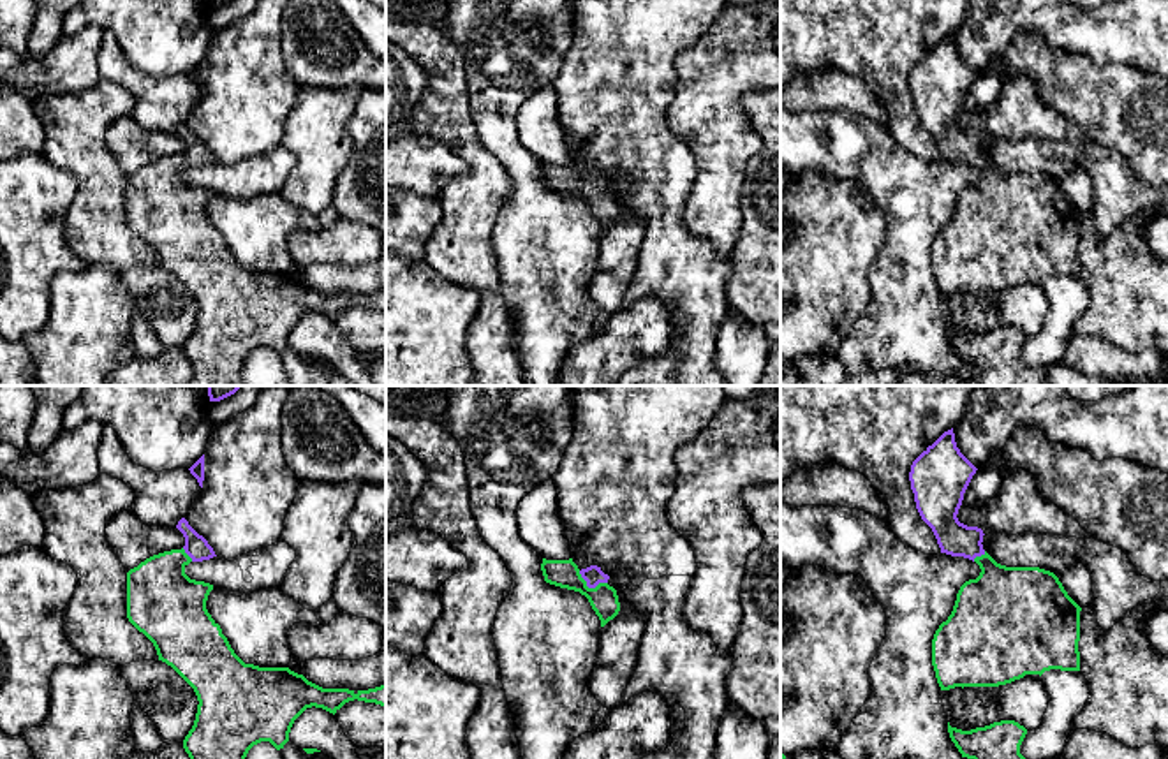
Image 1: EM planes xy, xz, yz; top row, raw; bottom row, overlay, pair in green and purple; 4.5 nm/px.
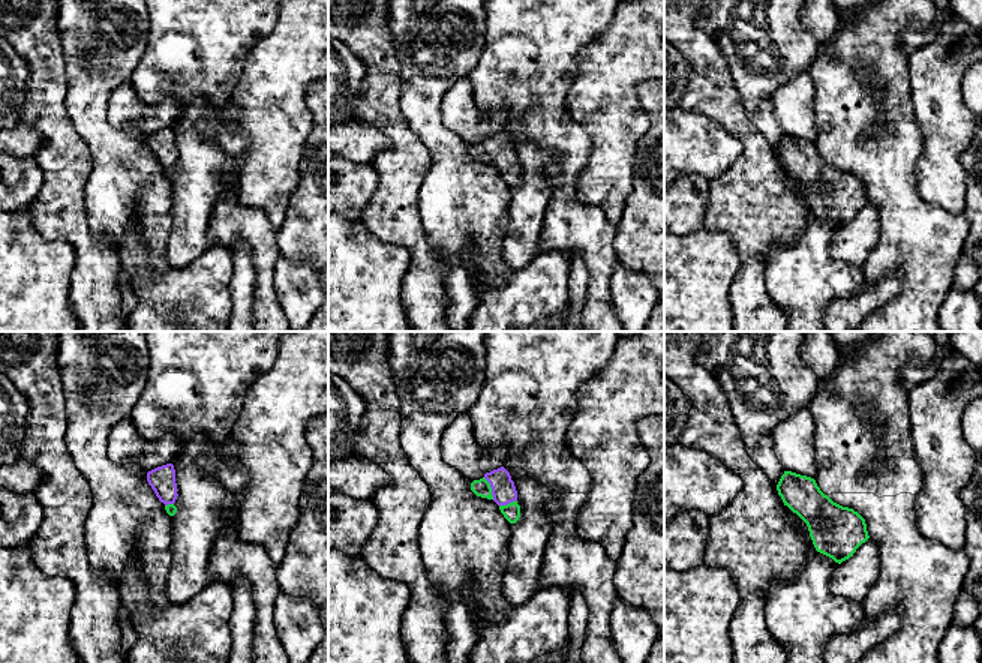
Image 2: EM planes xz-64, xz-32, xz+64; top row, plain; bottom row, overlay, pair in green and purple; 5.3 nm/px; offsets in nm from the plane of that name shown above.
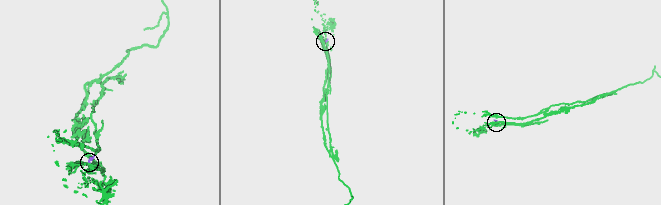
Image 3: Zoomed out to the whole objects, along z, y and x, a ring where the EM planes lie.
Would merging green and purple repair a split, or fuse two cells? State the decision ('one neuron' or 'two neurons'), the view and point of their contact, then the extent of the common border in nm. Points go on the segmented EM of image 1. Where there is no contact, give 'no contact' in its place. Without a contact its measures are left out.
one neuron | xz (591, 589) | 150 nm

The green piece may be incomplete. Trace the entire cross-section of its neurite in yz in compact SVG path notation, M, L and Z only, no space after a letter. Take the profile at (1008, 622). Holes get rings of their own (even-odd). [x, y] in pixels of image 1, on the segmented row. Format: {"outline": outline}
{"outline": "M951 428L913 461L909 472L916 509L921 520L932 528L941 553L969 558L981 569L976 579L969 579L960 586L951 615L934 634L932 666L941 690L955 687L999 687L1020 680L1025 674L1041 676L1050 669L1080 671L1078 641L1082 608L1068 595L1059 578L1039 567L1006 567L997 564L983 549L983 530L958 521L957 514L964 493L976 470L978 468L957 447Z"}

